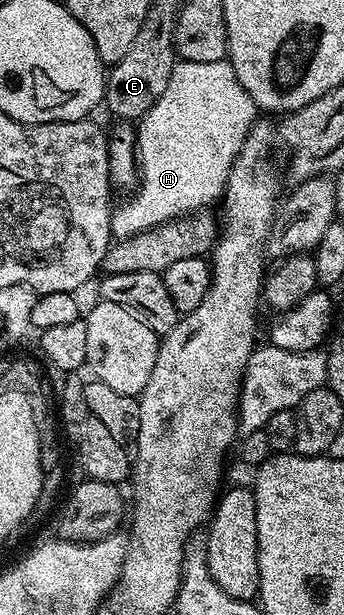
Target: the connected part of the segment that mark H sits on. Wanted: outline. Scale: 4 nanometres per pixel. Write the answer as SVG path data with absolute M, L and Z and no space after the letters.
M227 58L222 61L183 61L177 62L175 69L170 73L170 81L166 81L166 89L162 92L162 97L158 97L158 101L154 101L154 105L144 114L144 118L139 120L138 130L136 131L136 153L138 156L138 186L135 188L136 195L132 195L124 204L117 206L112 212L112 237L113 240L132 239L136 235L140 235L144 231L149 231L151 227L157 227L163 223L169 223L171 219L191 216L193 213L199 212L201 209L208 209L212 202L219 200L224 194L224 186L228 183L228 174L234 165L234 161L238 157L238 153L242 149L242 145L246 141L246 137L250 133L252 124L257 122L258 108L256 103L250 97L250 93L246 93L246 89L242 89L242 81L238 81L238 73L234 73L232 64Z

